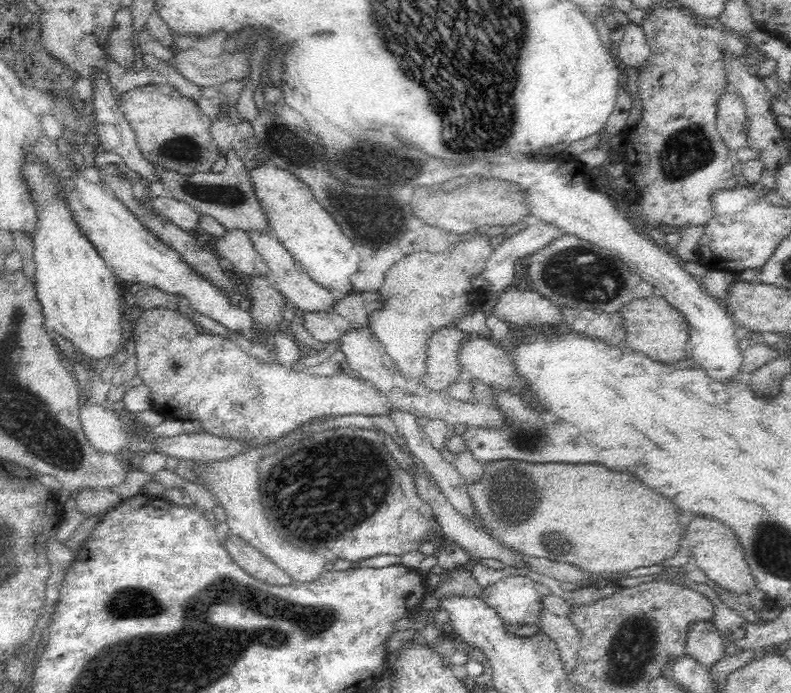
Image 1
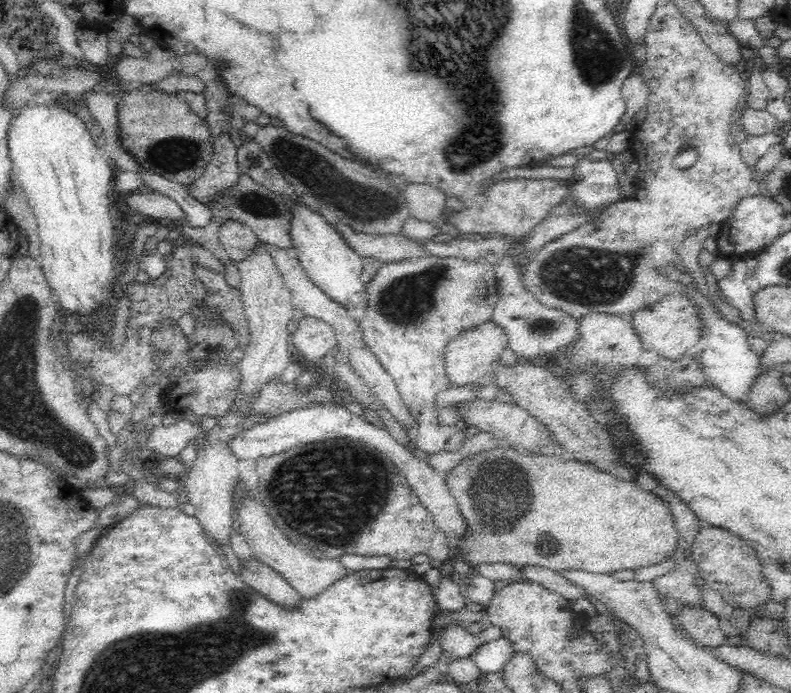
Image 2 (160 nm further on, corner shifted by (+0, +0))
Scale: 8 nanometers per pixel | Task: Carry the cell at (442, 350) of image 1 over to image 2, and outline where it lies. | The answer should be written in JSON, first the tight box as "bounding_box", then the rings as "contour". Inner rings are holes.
{"bounding_box":[443,320,509,386],"contour":[[[492,320],[477,326],[475,329],[463,332],[453,338],[445,348],[443,359],[449,380],[457,386],[479,382],[484,375],[496,368],[500,356],[508,346],[509,338],[506,331]]]}

